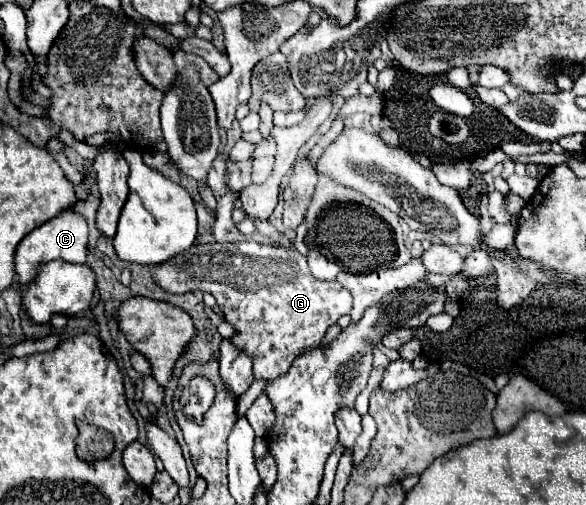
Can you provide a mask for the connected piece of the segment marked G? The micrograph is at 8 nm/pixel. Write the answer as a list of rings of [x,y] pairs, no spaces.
[[[212,242],[212,244],[194,244],[186,252],[180,252],[172,260],[154,266],[152,276],[156,282],[172,294],[184,294],[190,290],[210,292],[218,306],[222,308],[224,320],[236,328],[236,334],[230,338],[236,348],[252,358],[254,378],[274,380],[288,372],[292,362],[306,350],[318,348],[328,326],[336,324],[342,314],[348,314],[352,308],[352,294],[334,282],[316,280],[306,264],[306,256],[298,250],[282,250],[260,242]]]

